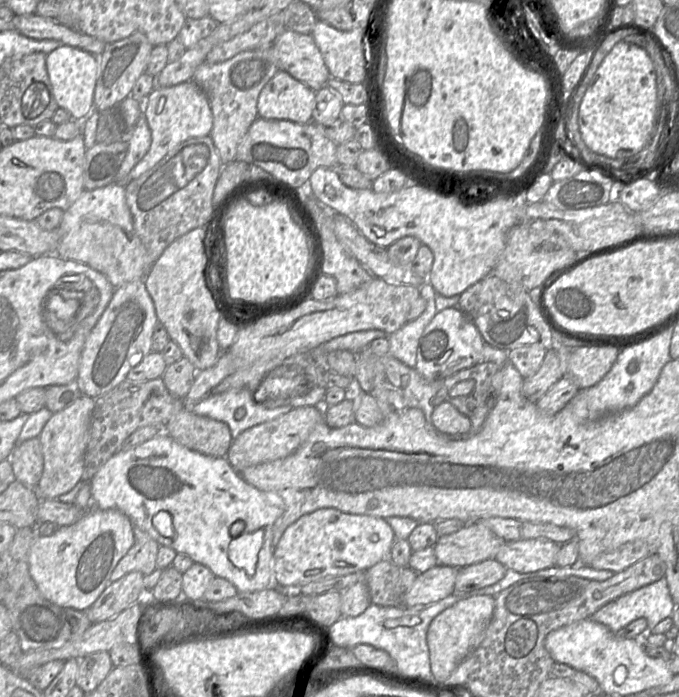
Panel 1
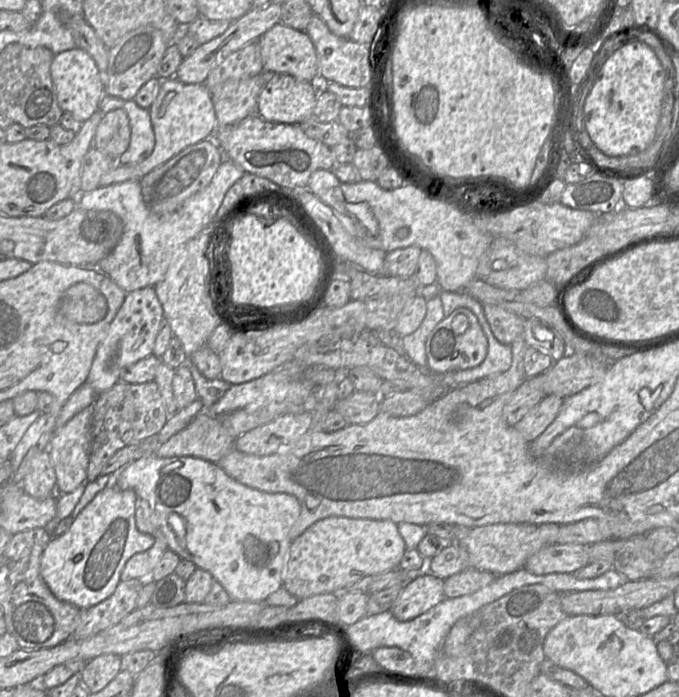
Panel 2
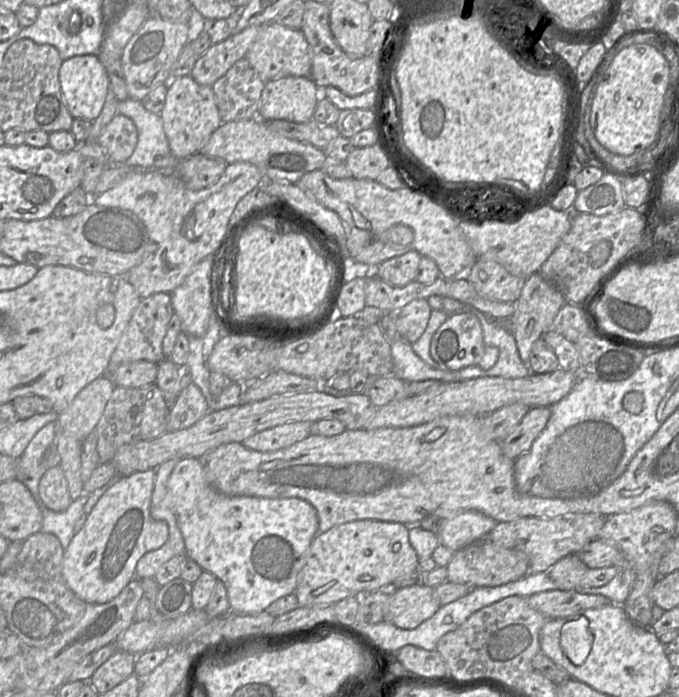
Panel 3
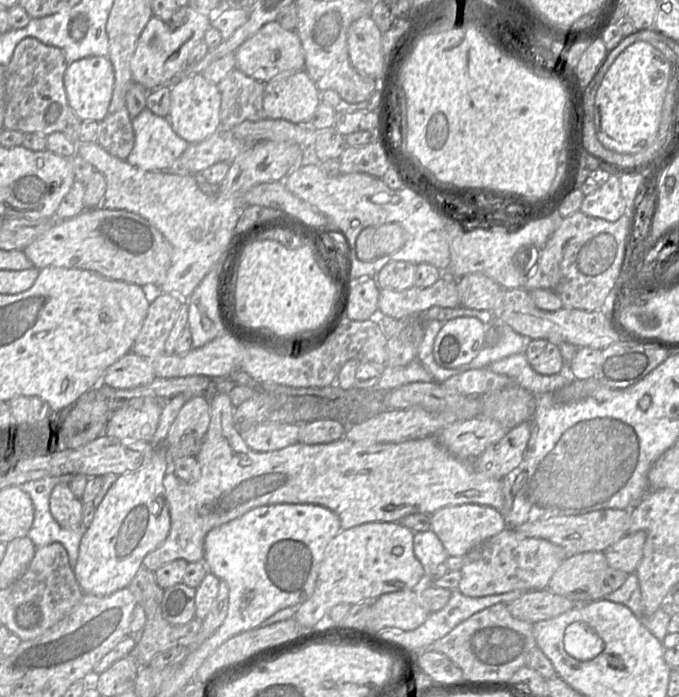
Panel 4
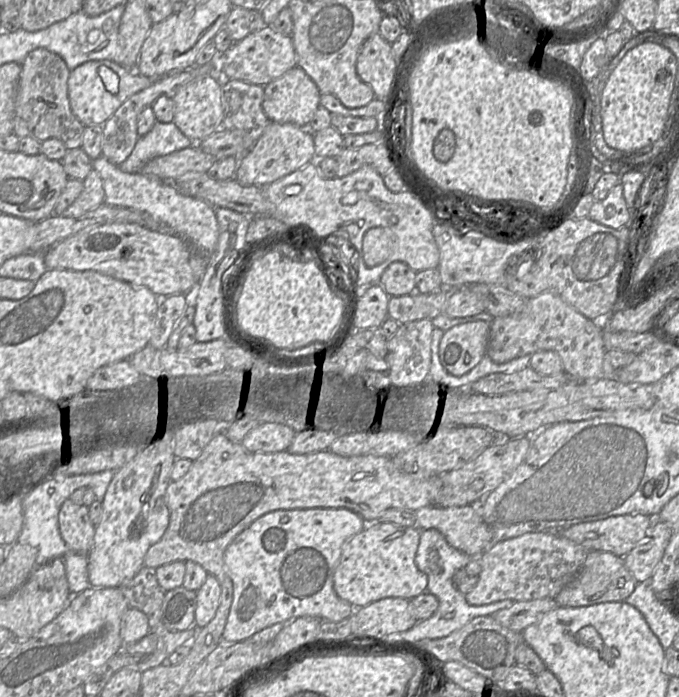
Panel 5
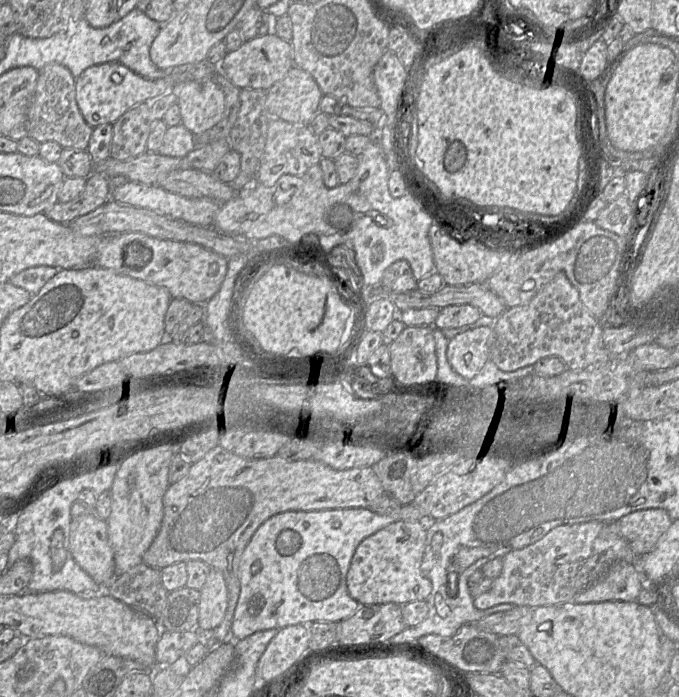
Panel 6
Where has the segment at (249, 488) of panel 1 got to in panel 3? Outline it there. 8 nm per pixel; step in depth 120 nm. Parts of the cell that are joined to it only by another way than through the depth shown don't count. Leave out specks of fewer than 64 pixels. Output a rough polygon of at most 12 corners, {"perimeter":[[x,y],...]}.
{"perimeter":[[169,477],[185,554],[231,613],[295,592],[317,510]]}

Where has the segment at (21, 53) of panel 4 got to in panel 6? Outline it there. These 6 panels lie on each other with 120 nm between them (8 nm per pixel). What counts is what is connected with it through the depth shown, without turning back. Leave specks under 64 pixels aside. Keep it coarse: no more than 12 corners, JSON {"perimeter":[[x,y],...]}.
{"perimeter":[[61,64],[38,70],[27,136],[87,150],[93,128]]}

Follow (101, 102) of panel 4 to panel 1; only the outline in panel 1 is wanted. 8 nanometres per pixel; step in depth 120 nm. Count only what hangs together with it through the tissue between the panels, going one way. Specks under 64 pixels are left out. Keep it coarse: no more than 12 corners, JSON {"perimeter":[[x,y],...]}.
{"perimeter":[[61,45],[46,55],[57,105],[82,123],[98,58]]}

